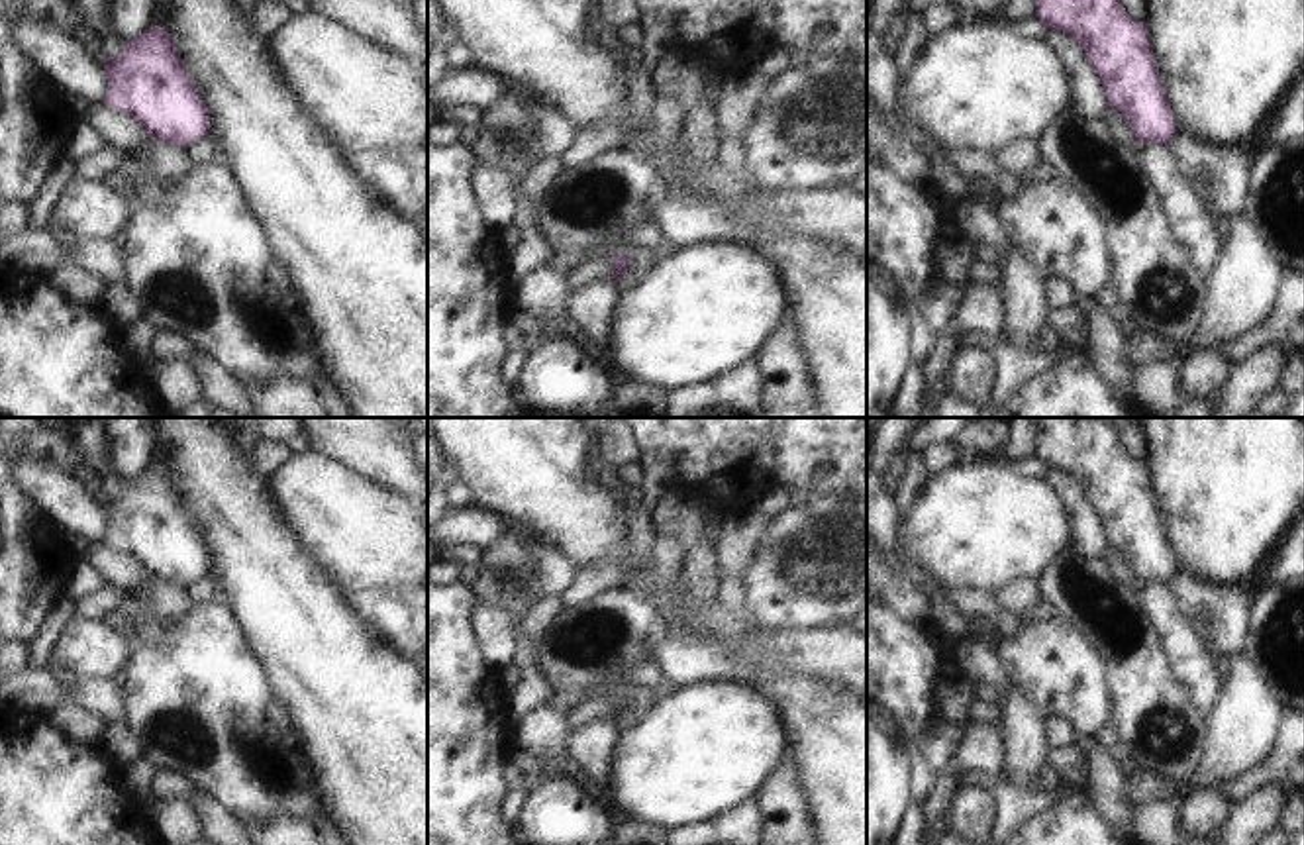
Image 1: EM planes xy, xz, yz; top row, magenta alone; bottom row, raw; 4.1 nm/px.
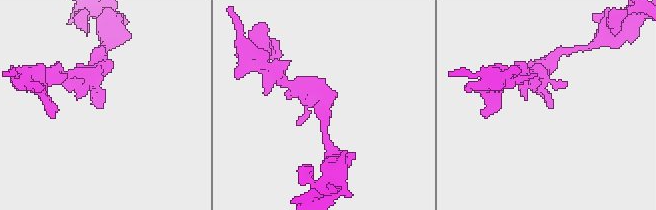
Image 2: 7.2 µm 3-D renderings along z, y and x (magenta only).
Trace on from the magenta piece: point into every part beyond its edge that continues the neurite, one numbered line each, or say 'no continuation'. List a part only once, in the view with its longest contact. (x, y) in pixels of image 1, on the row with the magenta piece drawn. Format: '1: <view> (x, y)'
no continuation

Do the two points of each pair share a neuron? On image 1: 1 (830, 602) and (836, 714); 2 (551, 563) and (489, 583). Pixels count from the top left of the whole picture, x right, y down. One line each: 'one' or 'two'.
1: two
2: one

